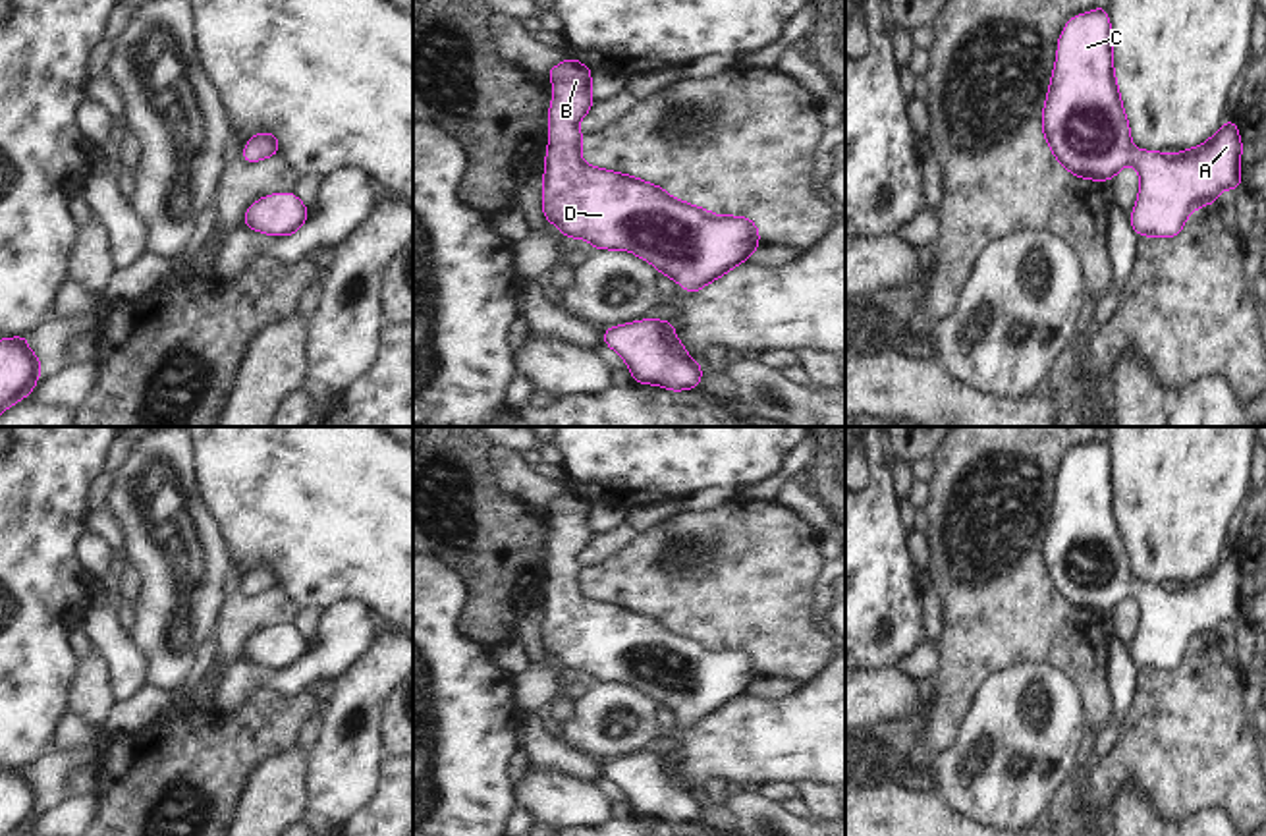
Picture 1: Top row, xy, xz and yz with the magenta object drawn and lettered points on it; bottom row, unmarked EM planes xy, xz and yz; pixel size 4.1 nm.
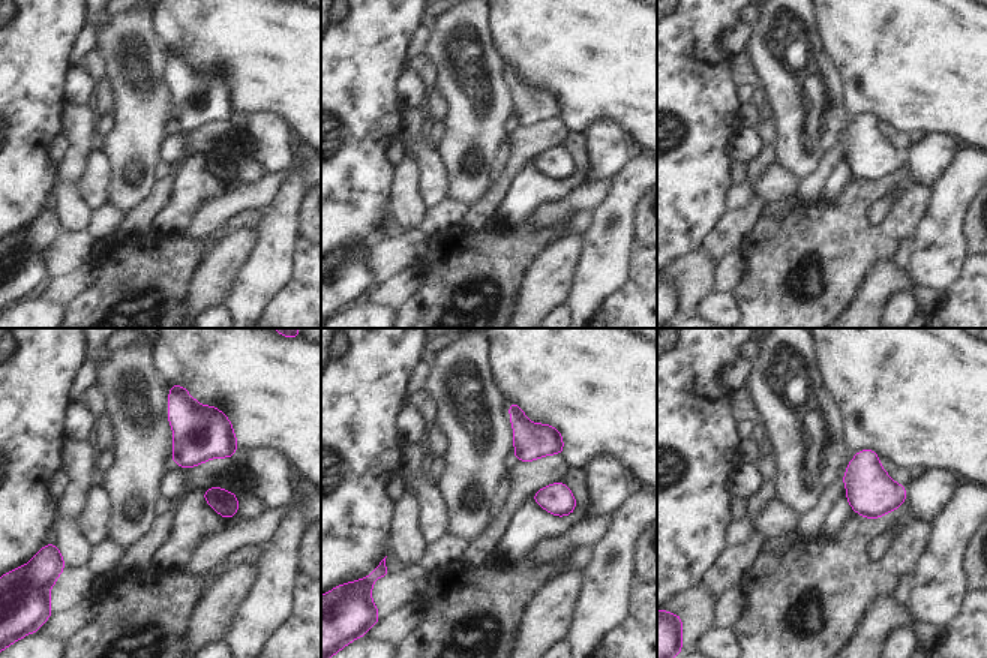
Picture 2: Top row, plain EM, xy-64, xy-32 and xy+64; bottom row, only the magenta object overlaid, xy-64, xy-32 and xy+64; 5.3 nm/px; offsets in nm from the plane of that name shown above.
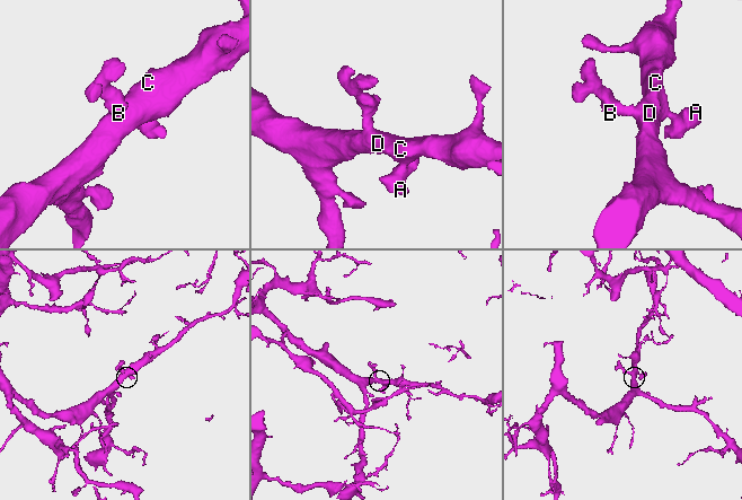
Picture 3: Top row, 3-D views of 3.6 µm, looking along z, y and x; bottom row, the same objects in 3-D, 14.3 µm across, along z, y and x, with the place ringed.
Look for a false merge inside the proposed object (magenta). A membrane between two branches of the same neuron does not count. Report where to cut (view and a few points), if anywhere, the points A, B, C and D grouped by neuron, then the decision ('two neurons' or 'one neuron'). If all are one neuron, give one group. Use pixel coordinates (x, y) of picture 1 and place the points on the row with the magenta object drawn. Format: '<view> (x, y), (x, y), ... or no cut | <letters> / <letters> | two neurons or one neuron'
no cut | A B C D | one neuron

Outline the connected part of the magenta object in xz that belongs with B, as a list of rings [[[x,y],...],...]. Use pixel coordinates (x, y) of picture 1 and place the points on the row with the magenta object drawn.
[[[569,56],[546,71],[554,83],[548,112],[550,141],[542,172],[542,212],[569,239],[585,237],[594,249],[627,249],[674,278],[689,293],[704,288],[739,263],[751,259],[760,243],[758,228],[747,216],[718,216],[701,207],[670,197],[662,187],[645,183],[635,176],[592,168],[579,158],[585,139],[579,120],[594,104],[591,97],[592,70]]]

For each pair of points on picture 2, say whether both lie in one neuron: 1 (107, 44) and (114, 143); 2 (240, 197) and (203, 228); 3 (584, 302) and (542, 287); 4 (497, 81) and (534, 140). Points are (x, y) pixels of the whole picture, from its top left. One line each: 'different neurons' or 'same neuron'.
1: same neuron
2: same neuron
3: different neurons
4: different neurons

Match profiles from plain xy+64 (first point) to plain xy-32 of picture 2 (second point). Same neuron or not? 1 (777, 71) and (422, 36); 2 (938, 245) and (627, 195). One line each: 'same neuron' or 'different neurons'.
1: different neurons
2: same neuron

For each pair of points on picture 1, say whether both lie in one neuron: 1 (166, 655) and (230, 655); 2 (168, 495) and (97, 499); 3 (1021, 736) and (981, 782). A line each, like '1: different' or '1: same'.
1: different
2: different
3: same

